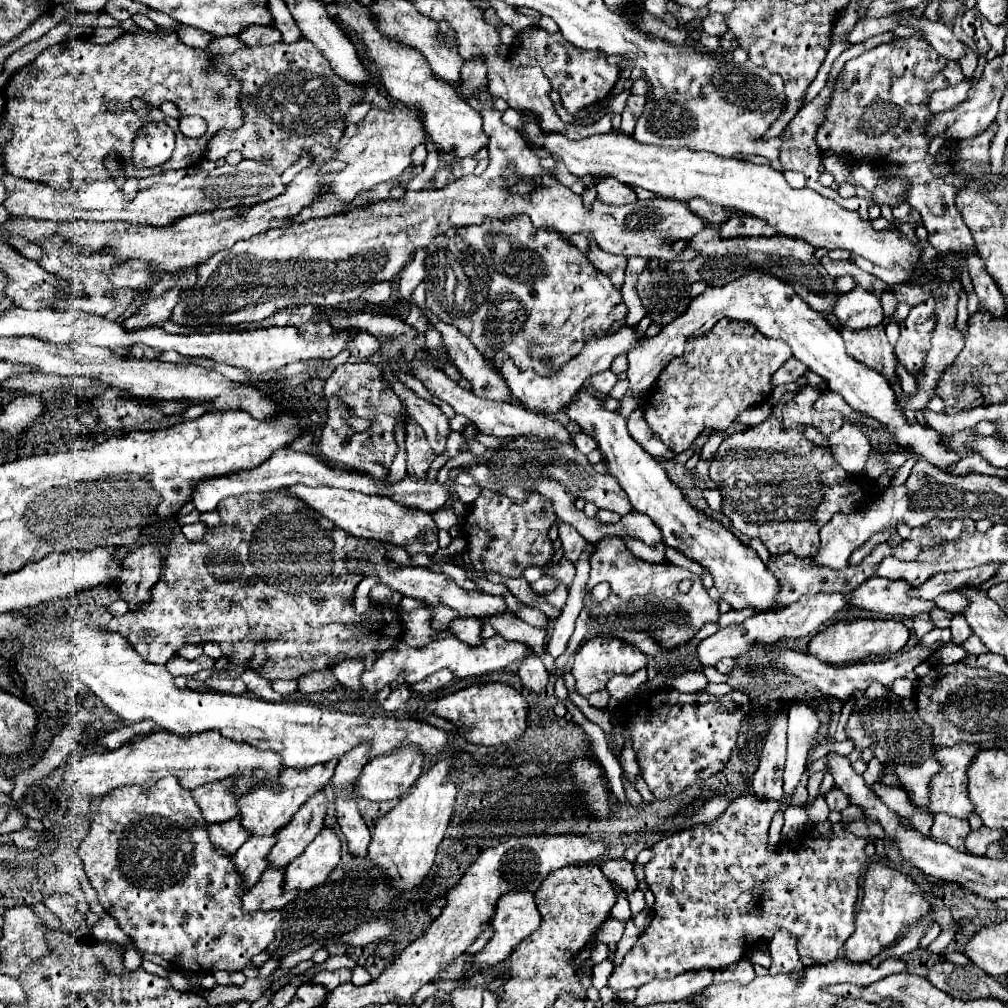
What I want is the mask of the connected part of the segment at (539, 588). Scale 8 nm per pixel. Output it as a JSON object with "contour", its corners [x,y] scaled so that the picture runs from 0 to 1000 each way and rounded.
{"contour":[[[539,571],[537,575],[533,575],[533,577],[529,577],[529,579],[525,579],[525,583],[529,585],[529,587],[533,587],[533,589],[545,589],[545,587],[549,587],[551,585],[551,581],[553,581],[555,577],[551,575],[551,573],[543,573],[543,571]]]}

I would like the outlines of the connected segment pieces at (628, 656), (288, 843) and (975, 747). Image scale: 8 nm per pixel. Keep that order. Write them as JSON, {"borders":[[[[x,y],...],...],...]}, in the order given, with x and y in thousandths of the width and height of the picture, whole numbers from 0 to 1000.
{"borders":[[[[592,629],[590,633],[586,633],[584,637],[580,637],[570,653],[568,653],[568,661],[566,661],[566,669],[570,671],[572,679],[570,685],[576,690],[584,690],[590,685],[598,685],[604,677],[606,671],[610,669],[625,670],[630,669],[635,663],[642,661],[643,652],[637,648],[632,641],[608,631],[608,629]]],[[[320,786],[309,790],[297,802],[297,806],[289,812],[289,815],[275,825],[275,835],[269,841],[269,849],[267,849],[269,861],[283,861],[295,849],[301,847],[301,843],[318,825],[322,804],[324,804],[324,792]]],[[[951,736],[951,738],[945,738],[945,740],[934,740],[934,742],[928,742],[926,750],[928,754],[934,758],[934,764],[924,772],[924,778],[922,778],[922,800],[920,802],[912,802],[906,798],[908,804],[918,804],[922,808],[941,808],[941,810],[947,810],[947,812],[961,812],[961,808],[965,806],[965,798],[961,794],[961,788],[959,788],[959,762],[963,758],[963,754],[973,746],[977,744],[977,740],[971,740],[971,738],[959,738],[959,736]]]]}

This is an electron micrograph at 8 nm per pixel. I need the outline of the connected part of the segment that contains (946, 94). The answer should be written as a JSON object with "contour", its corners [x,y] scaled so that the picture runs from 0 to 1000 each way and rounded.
{"contour":[[[955,79],[943,87],[938,87],[938,89],[930,89],[924,93],[924,99],[922,99],[922,107],[926,113],[930,111],[936,111],[936,109],[943,109],[947,107],[949,103],[953,103],[957,97],[959,97],[959,91],[961,87],[965,85],[963,79]]]}

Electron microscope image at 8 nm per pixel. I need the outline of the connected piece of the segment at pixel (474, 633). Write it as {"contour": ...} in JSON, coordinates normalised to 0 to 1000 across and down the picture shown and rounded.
{"contour":[[[451,613],[445,623],[451,631],[465,641],[476,641],[480,634],[477,631],[478,619],[471,613]]]}

